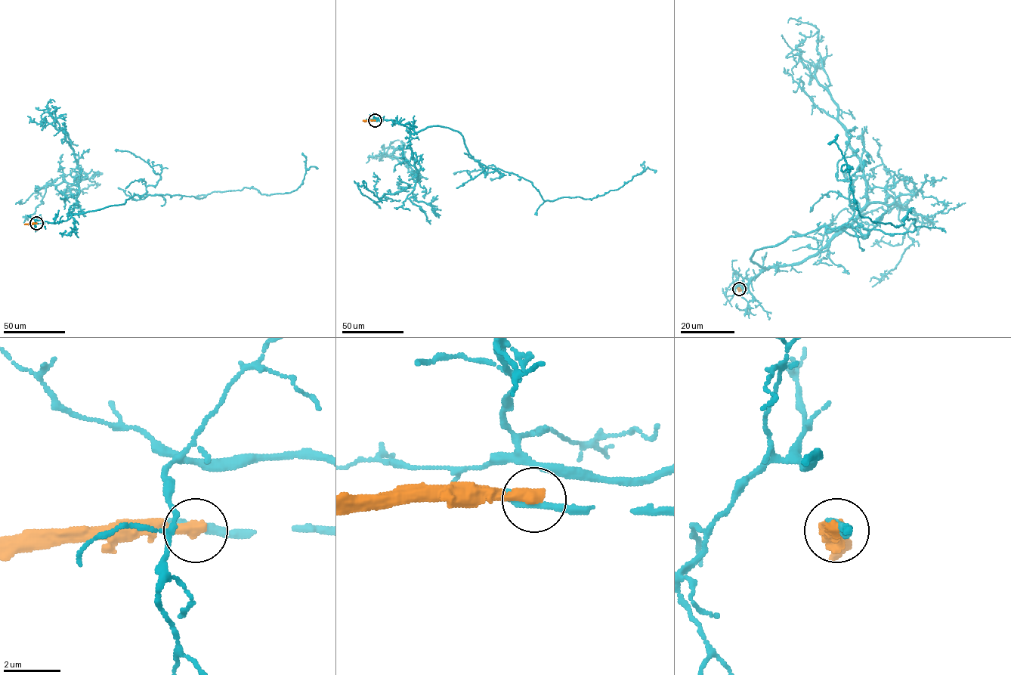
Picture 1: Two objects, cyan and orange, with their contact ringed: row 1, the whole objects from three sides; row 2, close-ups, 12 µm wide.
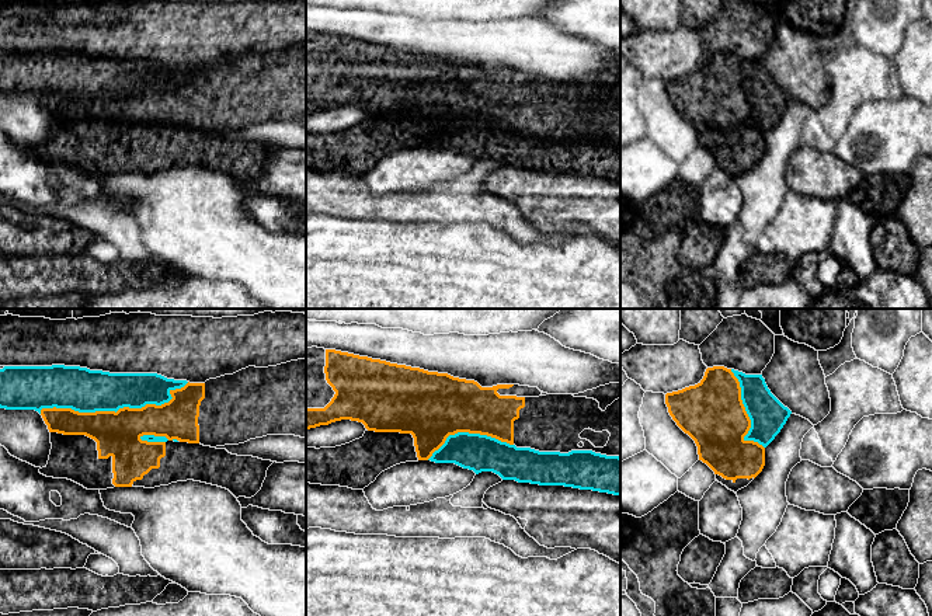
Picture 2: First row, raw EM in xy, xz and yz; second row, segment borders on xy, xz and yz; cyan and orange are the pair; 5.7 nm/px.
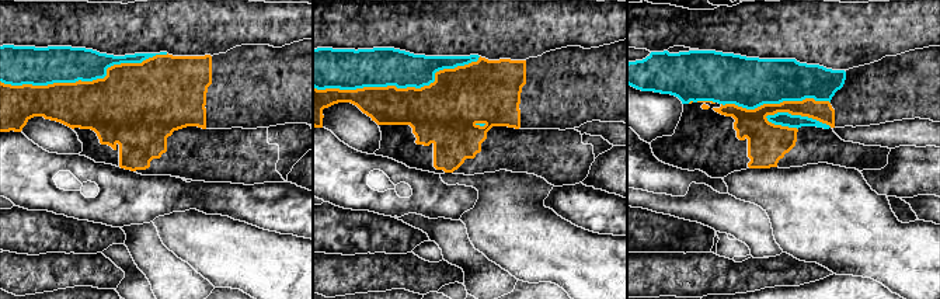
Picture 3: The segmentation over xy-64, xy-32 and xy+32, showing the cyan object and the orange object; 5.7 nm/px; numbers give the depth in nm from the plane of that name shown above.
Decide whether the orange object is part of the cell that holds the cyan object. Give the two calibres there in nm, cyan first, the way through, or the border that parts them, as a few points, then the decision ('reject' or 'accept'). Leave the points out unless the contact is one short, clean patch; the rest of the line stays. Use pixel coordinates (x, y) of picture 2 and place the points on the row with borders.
calibres 260 and 260 nm; reject

